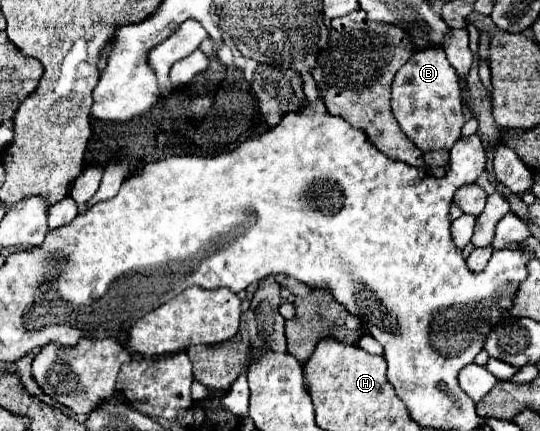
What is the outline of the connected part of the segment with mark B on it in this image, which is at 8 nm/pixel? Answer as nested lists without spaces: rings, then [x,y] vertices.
[[[420,50],[410,56],[410,60],[398,70],[392,84],[392,112],[402,128],[402,132],[424,152],[432,150],[450,150],[454,142],[462,138],[460,130],[464,126],[464,108],[462,108],[462,90],[458,74],[452,64],[446,60],[444,50]]]

